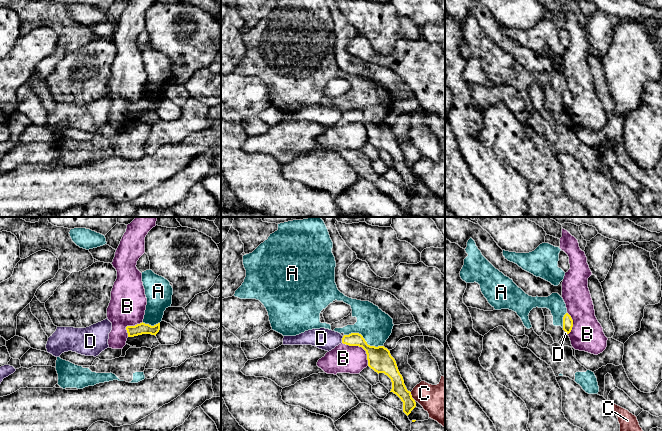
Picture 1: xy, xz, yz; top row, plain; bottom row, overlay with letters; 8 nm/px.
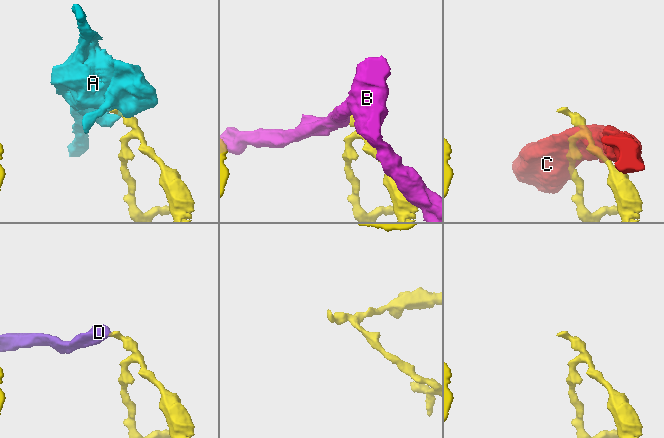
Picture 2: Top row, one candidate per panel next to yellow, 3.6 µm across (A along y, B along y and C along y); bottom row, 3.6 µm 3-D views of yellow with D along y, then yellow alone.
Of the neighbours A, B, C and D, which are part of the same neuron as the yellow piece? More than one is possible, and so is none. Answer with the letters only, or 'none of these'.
none of these

